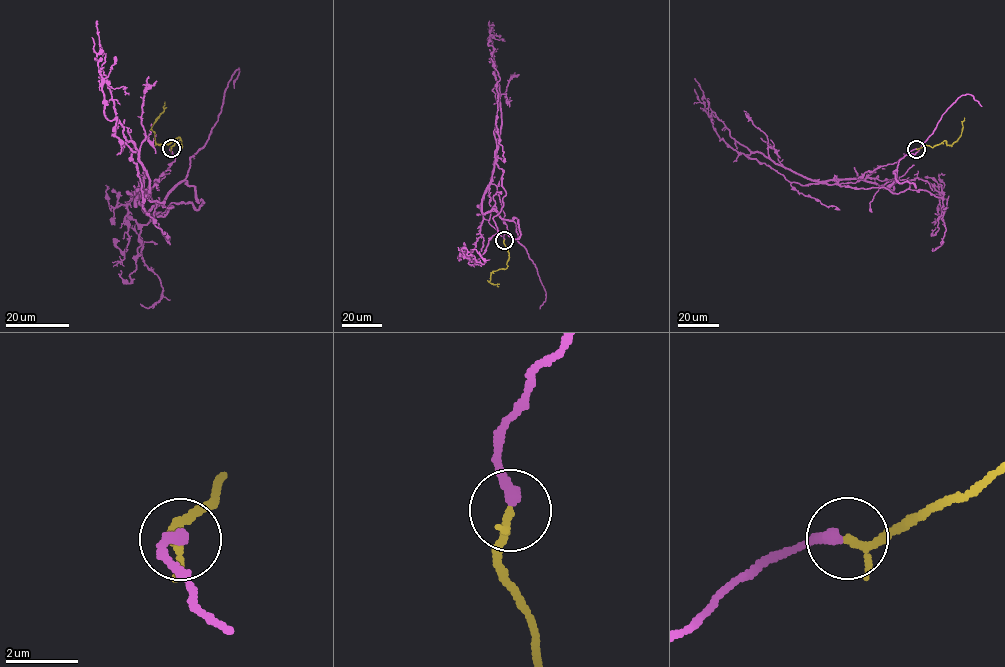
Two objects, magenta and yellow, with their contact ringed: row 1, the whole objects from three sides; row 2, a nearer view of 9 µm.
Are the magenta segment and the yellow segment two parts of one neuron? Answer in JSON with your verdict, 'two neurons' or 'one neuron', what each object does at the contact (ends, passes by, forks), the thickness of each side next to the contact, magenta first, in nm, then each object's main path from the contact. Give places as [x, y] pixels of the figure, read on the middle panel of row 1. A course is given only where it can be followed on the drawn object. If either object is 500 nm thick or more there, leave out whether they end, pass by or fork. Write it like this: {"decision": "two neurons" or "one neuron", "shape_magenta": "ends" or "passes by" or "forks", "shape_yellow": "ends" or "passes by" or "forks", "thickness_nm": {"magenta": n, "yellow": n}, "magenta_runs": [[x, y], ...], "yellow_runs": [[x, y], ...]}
{"decision": "one neuron", "shape_magenta": "ends", "shape_yellow": "passes by", "thickness_nm": {"magenta": 320, "yellow": 160}, "magenta_runs": [[504, 239], [504, 213], [491, 183], [502, 112], [491, 38], [493, 22]], "yellow_runs": [[504, 240], [509, 253], [507, 267], [493, 271], [488, 282], [498, 286]]}

